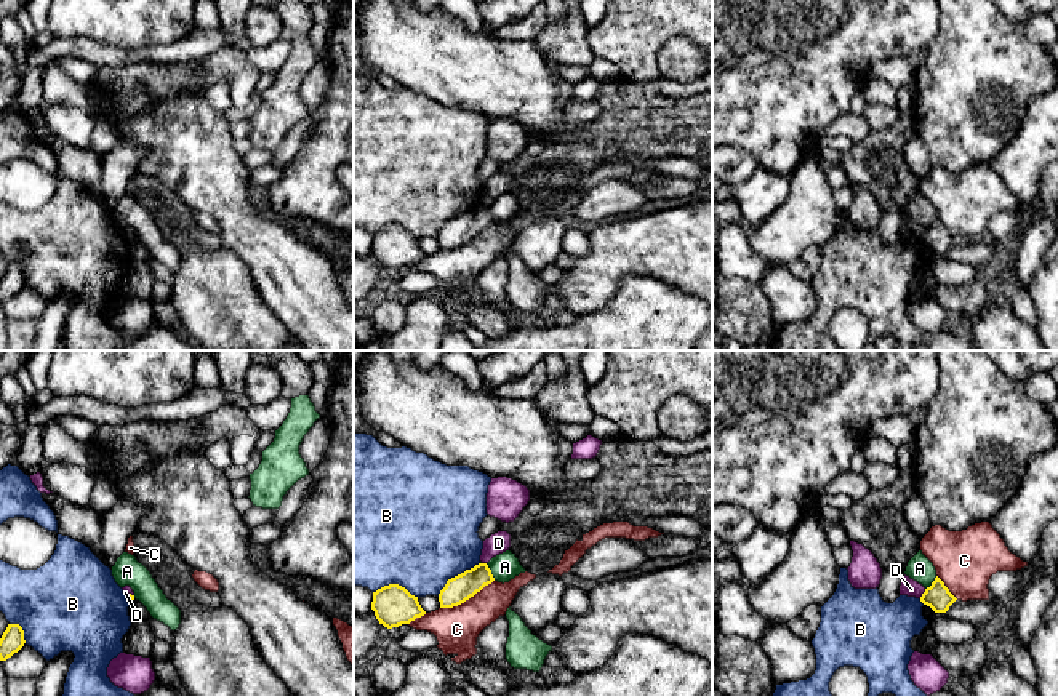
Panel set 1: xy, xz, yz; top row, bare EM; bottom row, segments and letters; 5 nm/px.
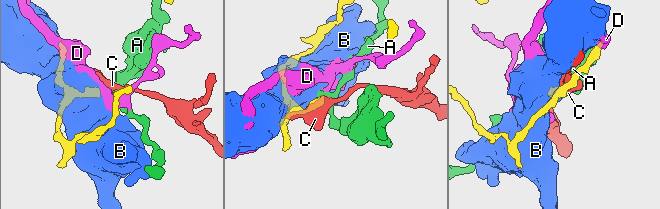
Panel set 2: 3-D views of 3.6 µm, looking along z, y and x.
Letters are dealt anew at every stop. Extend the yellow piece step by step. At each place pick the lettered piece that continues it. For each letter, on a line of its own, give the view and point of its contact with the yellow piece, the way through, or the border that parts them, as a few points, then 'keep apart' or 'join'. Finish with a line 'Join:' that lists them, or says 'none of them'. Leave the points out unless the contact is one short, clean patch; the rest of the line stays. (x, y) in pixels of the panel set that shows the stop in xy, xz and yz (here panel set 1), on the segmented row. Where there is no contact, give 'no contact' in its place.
A: xz (490, 572) | along xz (485, 564), (495, 580) | keep apart
B: xz (455, 576) | keep apart
C: xz (466, 599) | keep apart
D: yz (922, 594) | along yz (925, 589), (919, 597) | keep apart
Join: none of them

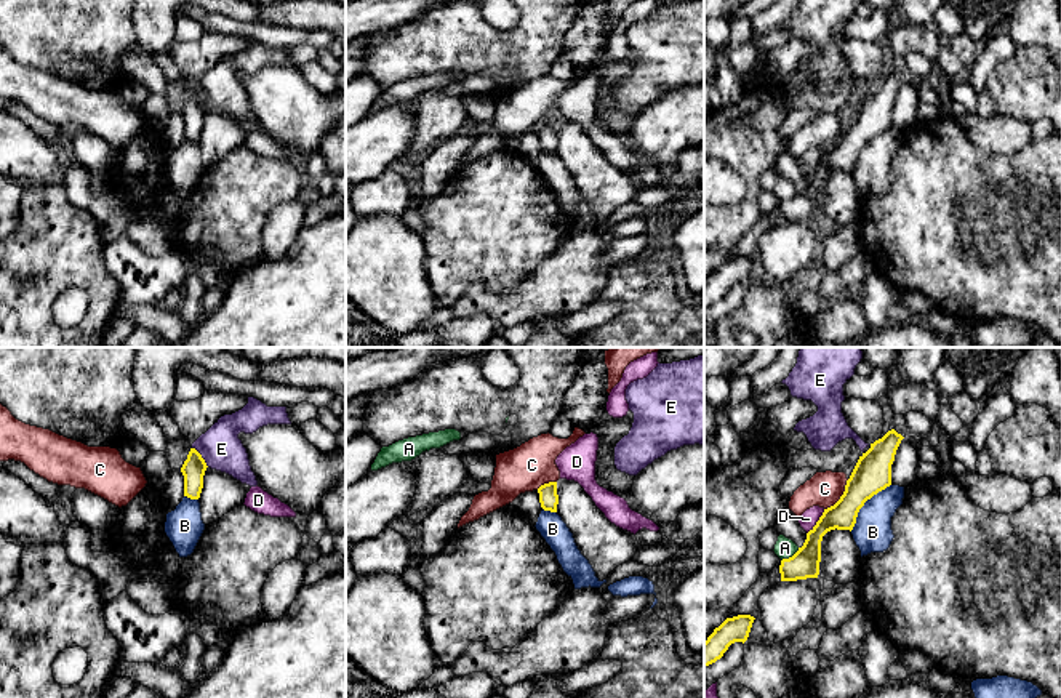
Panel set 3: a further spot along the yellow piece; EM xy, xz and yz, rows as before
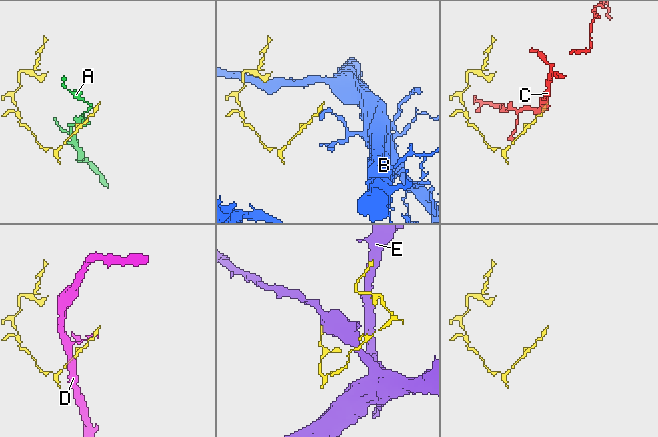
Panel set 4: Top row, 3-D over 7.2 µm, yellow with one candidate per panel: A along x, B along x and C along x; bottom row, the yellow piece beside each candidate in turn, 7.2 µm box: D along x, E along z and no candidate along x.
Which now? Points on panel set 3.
A: yz (789, 557) | keep apart
B: yz (863, 505) | keep apart
C: yz (840, 497) | along yz (848, 479), (844, 493), (824, 509) | keep apart
D: yz (816, 522) | keep apart
E: xy (200, 457) | along xy (192, 447), (208, 466) | keep apart
Join: none of them

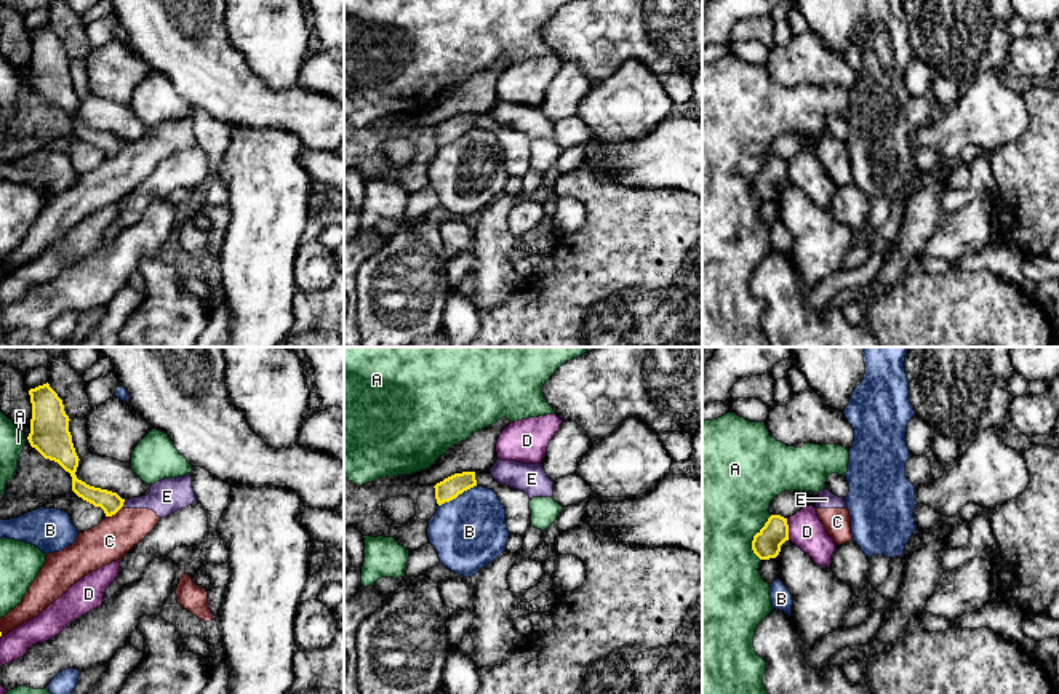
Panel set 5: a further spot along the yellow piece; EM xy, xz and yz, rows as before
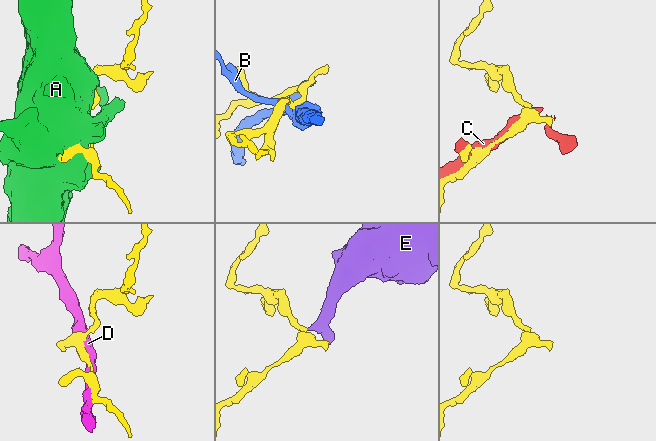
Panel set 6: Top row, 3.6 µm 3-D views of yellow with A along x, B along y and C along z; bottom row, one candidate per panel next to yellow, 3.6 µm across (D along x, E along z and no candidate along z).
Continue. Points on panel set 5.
A: yz (754, 538) | keep apart
B: xz (456, 496) | along xz (475, 485), (439, 506) | keep apart
C: xy (114, 514) | keep apart
D: yz (787, 530) | keep apart
E: xy (122, 504) | along xy (125, 501), (122, 506) | keep apart
Join: none of them

